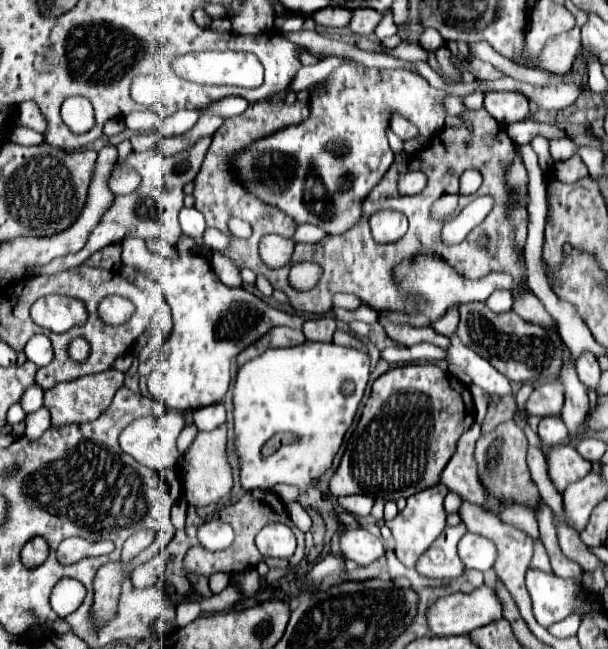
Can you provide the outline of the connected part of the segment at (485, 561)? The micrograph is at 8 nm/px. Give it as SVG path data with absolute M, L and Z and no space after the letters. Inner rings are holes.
M464 534L462 542L458 542L458 556L466 568L474 568L486 572L494 566L496 546L478 534Z

